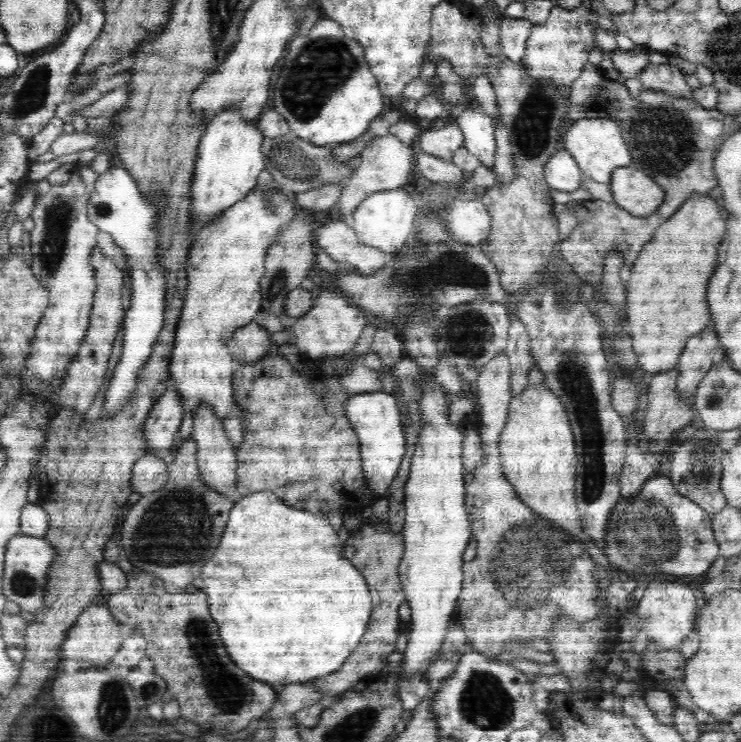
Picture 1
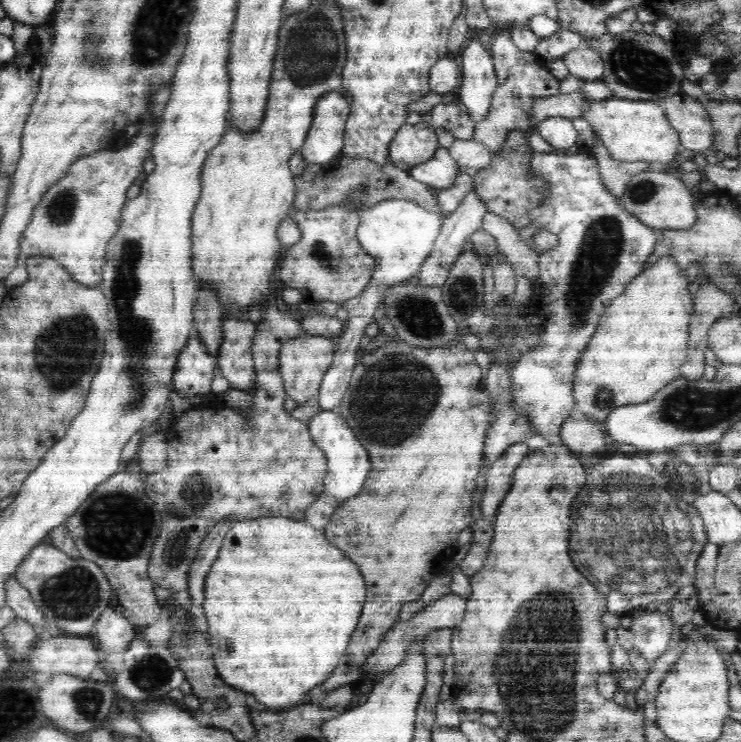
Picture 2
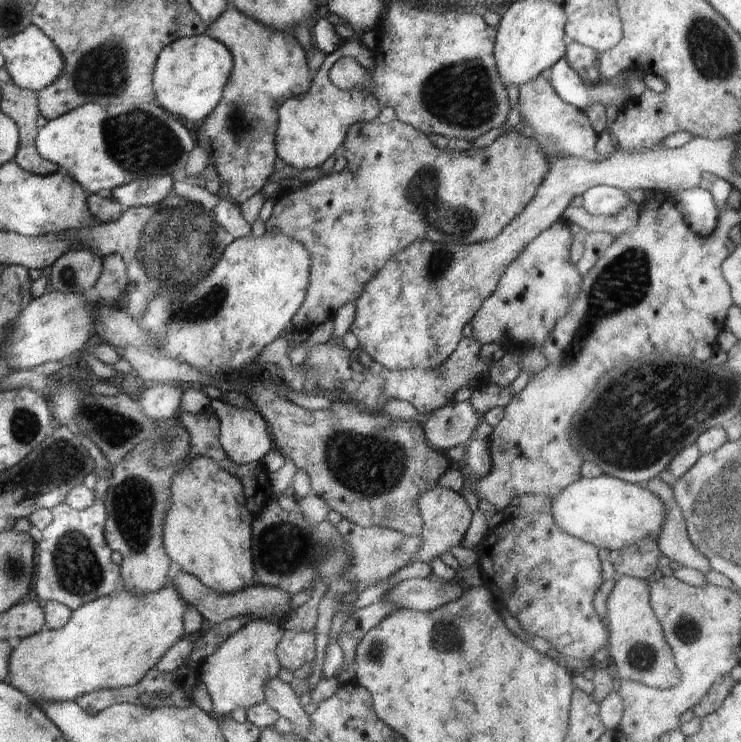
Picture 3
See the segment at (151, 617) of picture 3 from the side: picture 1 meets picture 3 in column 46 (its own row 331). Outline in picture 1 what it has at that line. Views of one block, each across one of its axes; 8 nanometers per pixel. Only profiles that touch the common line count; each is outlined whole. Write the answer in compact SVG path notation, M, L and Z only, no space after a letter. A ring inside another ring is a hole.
M692 194L692 198L684 202L672 218L656 228L652 238L631 264L630 280L625 284L628 304L625 329L632 339L641 372L658 374L676 368L688 338L702 332L710 324L708 298L704 290L708 290L708 282L716 270L718 246L724 240L725 232L725 220L720 215L716 201L706 194Z

